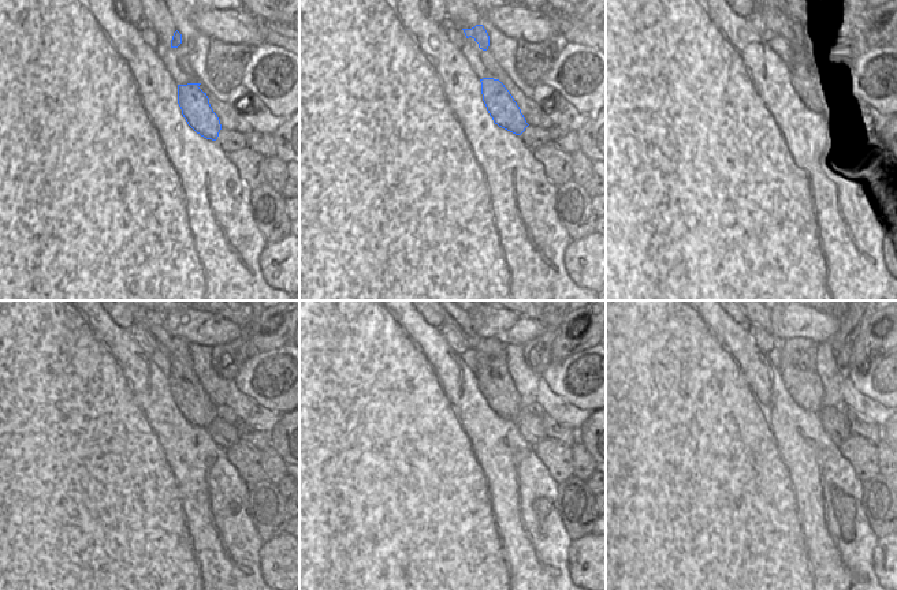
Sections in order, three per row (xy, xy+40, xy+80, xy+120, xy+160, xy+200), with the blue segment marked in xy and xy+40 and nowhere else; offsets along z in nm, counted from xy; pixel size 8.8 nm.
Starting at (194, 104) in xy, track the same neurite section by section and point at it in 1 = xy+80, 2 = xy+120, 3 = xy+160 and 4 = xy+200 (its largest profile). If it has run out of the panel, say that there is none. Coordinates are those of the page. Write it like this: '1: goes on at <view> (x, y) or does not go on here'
1: goes on at xy+80 (810, 104)
2: goes on at xy+120 (188, 391)
3: goes on at xy+160 (494, 380)
4: goes on at xy+200 (797, 366)

